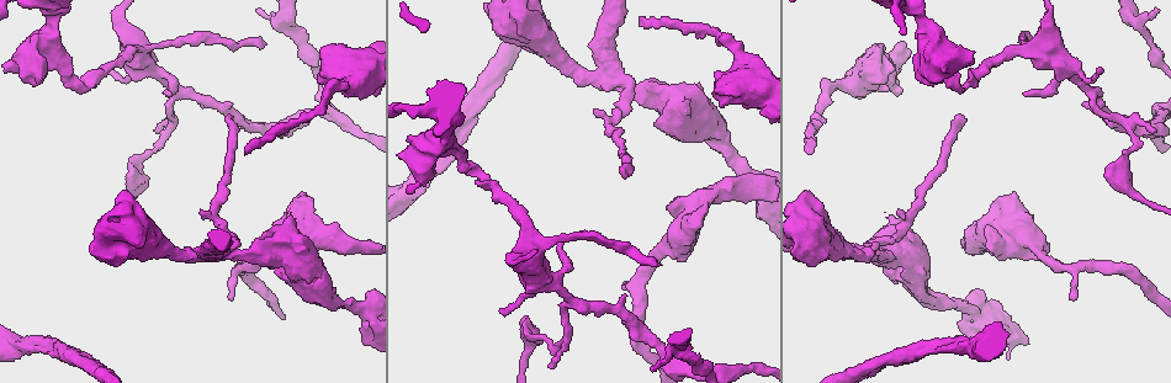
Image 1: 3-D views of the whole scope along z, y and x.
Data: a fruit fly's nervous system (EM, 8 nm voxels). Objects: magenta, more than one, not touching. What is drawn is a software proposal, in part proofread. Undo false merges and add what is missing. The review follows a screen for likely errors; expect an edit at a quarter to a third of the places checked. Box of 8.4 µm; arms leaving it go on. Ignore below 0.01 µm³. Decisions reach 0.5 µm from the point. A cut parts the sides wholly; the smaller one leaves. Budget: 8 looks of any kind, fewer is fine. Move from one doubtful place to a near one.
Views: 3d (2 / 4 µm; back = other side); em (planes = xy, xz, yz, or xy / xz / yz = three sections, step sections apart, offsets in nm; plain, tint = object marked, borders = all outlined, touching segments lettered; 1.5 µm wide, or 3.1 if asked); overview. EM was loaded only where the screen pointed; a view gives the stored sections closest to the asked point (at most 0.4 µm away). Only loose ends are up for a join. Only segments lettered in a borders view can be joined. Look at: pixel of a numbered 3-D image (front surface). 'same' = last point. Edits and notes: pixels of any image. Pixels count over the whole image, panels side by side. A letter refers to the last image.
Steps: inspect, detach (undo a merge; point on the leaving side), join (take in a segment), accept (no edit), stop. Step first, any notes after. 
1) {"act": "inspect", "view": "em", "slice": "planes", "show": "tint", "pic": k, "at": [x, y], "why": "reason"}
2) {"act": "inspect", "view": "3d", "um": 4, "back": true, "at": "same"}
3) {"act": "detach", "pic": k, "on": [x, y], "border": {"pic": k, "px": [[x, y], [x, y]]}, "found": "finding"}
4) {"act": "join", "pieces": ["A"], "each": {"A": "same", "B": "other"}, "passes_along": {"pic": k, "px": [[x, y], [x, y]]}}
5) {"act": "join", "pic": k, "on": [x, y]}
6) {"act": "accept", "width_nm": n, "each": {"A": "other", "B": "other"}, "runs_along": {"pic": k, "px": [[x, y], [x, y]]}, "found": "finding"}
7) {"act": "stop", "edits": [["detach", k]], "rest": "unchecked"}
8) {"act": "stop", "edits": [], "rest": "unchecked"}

{"act": "inspect", "view": "3d", "um": 2, "pic": 1, "at": [639, 17], "why": "free end"}

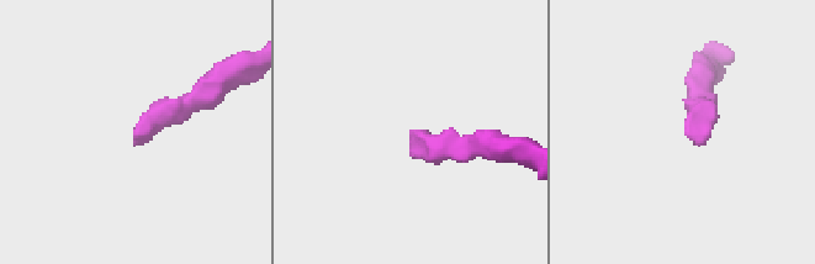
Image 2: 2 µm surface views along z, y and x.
{"act": "inspect", "view": "em", "slice": "yz", "step": 4, "show": "tint", "pic": 2, "at": [684, 133]}

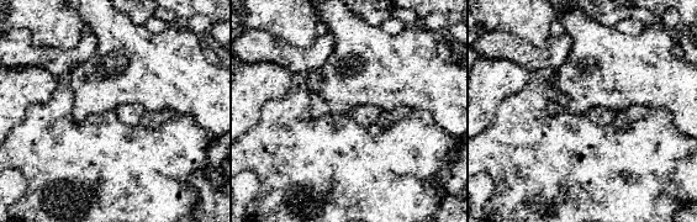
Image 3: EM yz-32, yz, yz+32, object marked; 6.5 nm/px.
{"act": "inspect", "view": "em", "slice": "planes", "show": "borders", "at": "same"}

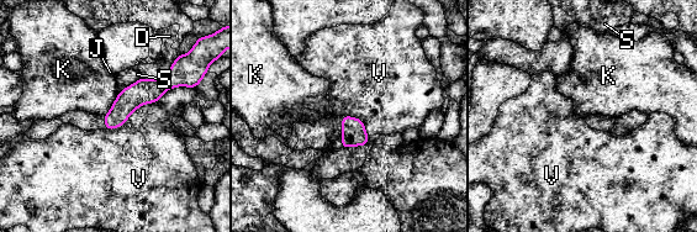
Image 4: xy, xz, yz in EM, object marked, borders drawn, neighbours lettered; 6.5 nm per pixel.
{"act": "accept", "longest_contact_nm": ["V", 650], "each": {"D": "other", "J": "other", "K": "other", "S": "other", "V": "other"}, "runs_along": {"pic": 4, "px": [[177, 83], [140, 93], [109, 126]]}, "found": "no lettered segment goes on from it"}

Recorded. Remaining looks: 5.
{"act": "inspect", "view": "em", "slice": "xy", "step": 8, "show": "borders", "pic": 1, "at": [230, 115]}

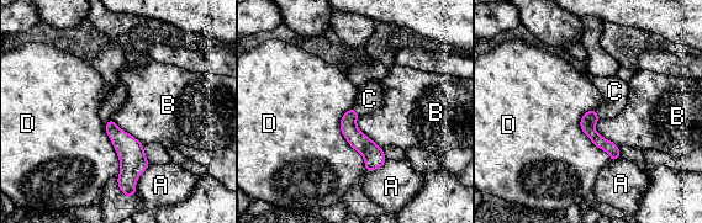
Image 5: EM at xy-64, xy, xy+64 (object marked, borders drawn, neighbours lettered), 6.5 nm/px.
{"act": "join", "pic": 5, "on": [615, 91], "each": {"A": "other", "B": "other", "C": "same", "D": "other"}, "passes_along": {"pic": 5, "px": [[590, 118], [597, 115], [615, 91]]}, "found": "it goes on there"}

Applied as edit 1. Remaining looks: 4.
{"act": "inspect", "view": "overview"}

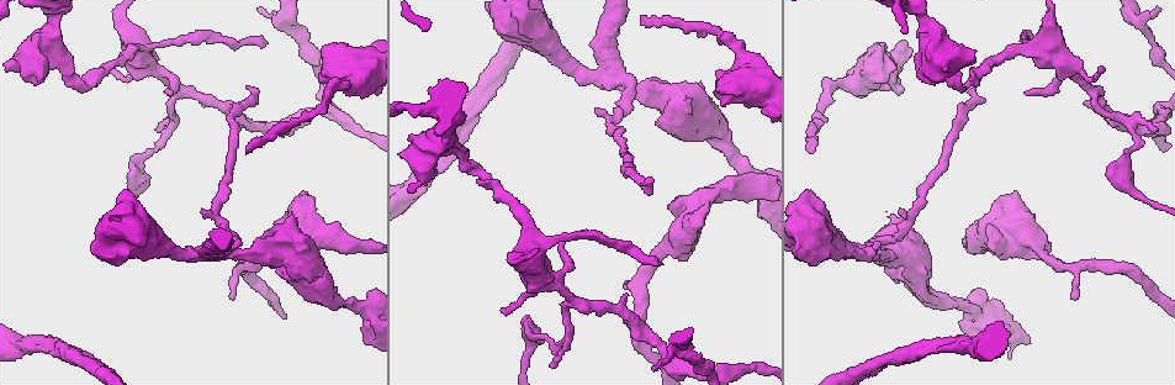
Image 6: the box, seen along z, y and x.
{"act": "inspect", "view": "em", "slice": "planes", "show": "borders", "pic": 6, "at": [483, 169], "why": "abrupt turn"}

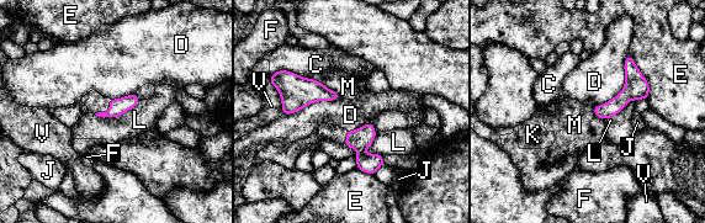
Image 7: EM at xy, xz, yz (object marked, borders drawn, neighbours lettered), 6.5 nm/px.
{"act": "accept", "each": {"C": "other", "D": "other", "E": "other", "F": "other", "J": "other", "K": "other", "L": "other", "M": "other", "V": "other"}, "found": "all the same neuron"}

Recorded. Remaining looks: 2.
{"act": "stop", "edits": [["join", 5]], "rest": "unchecked"}

